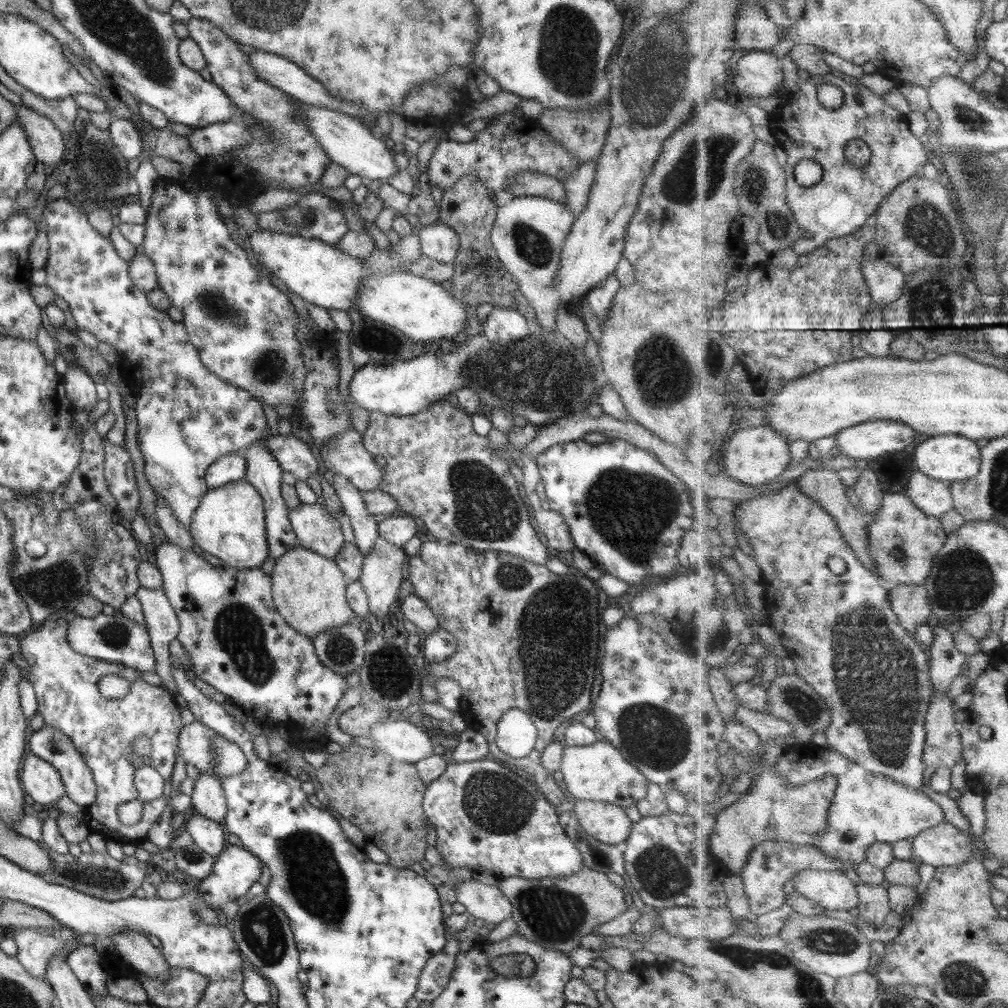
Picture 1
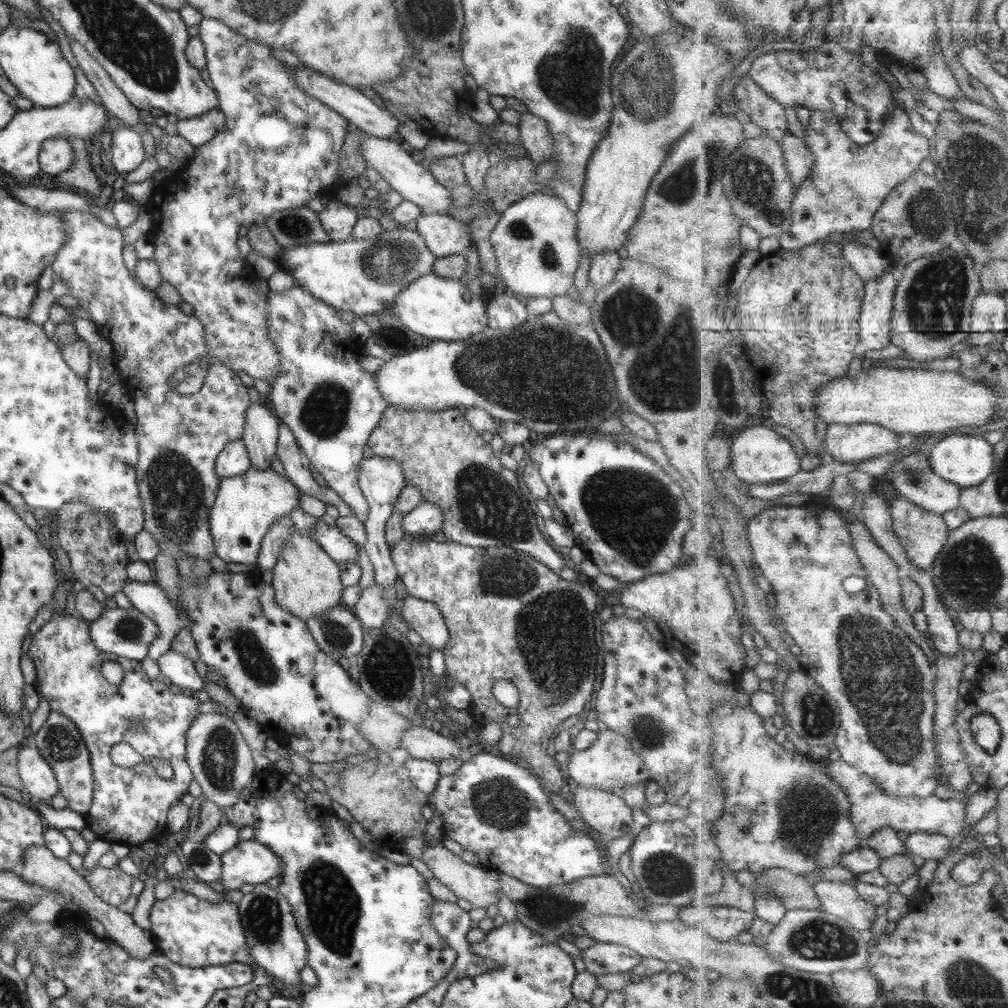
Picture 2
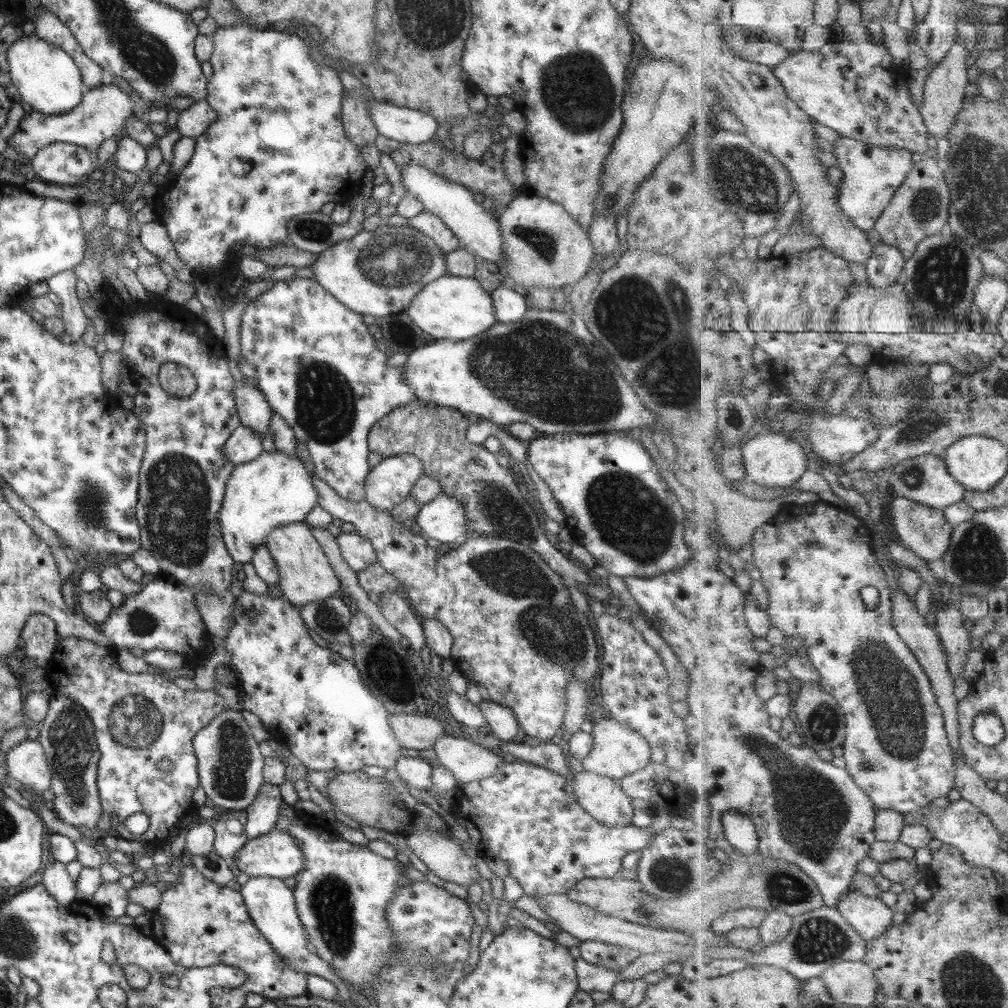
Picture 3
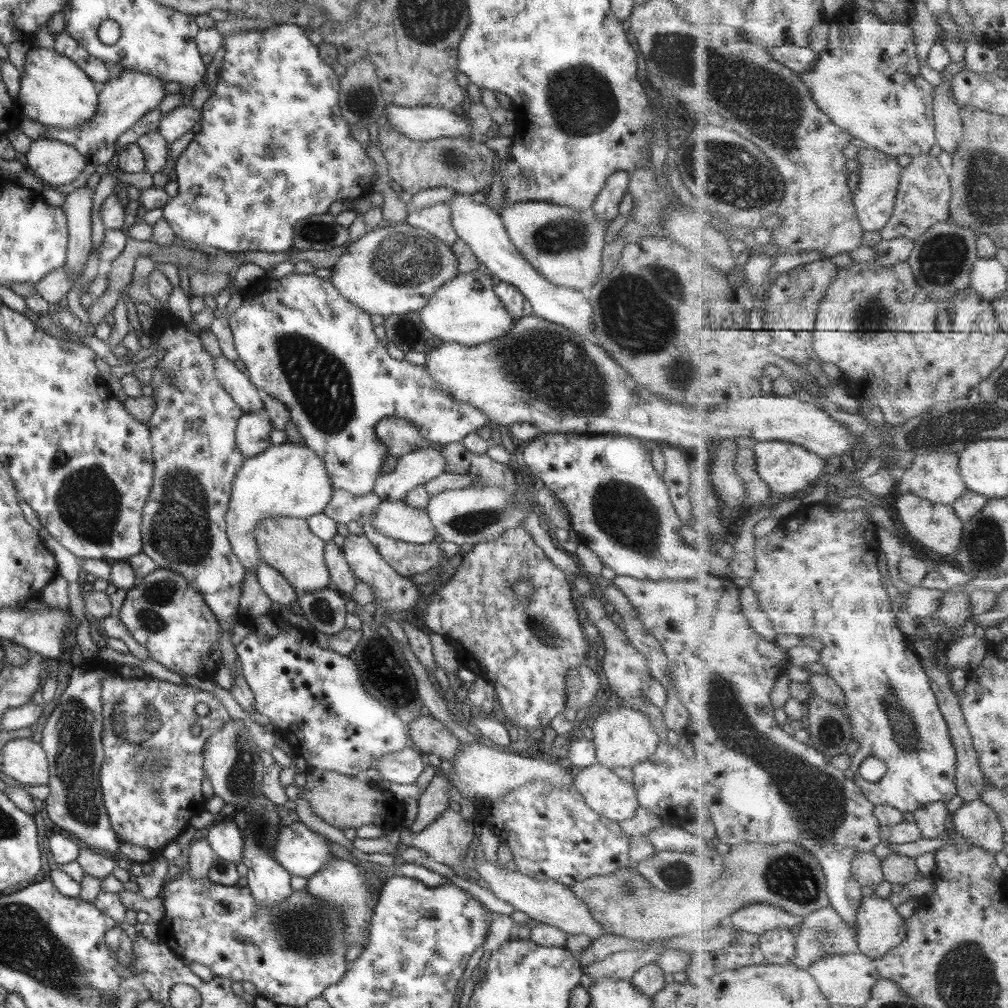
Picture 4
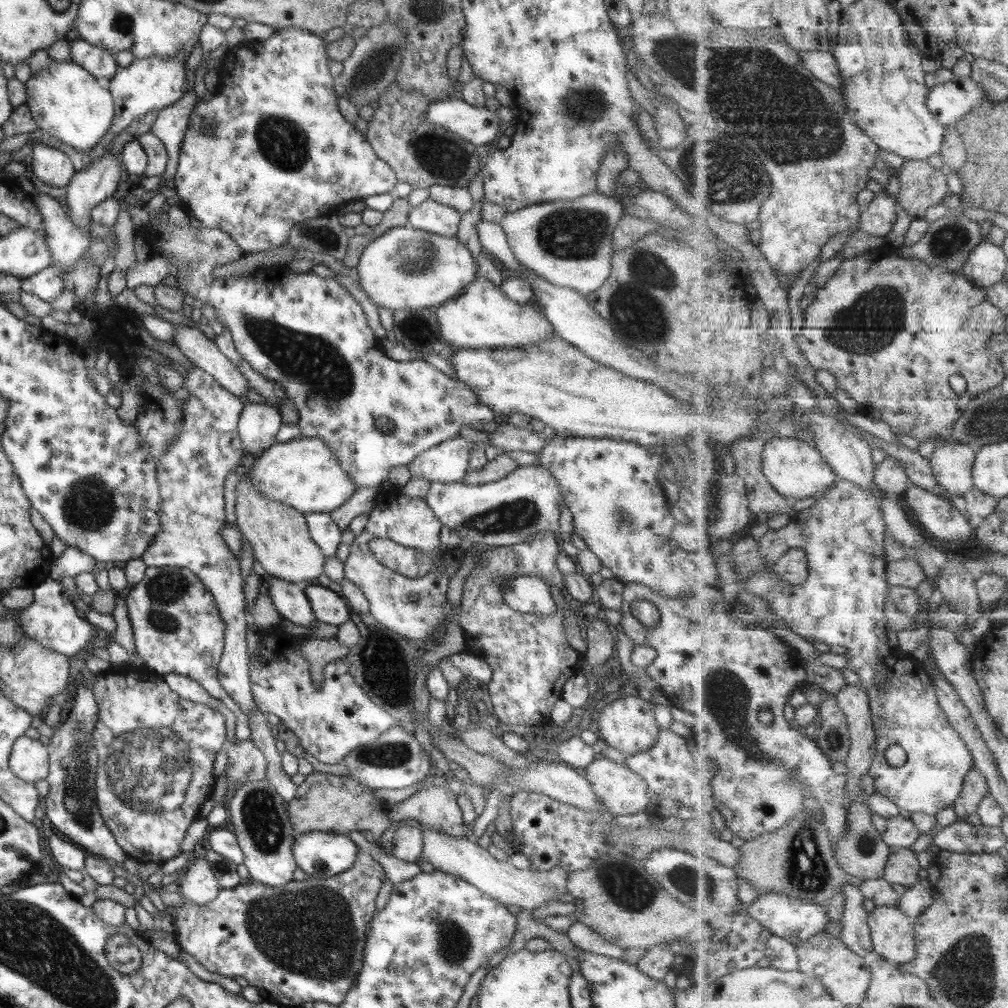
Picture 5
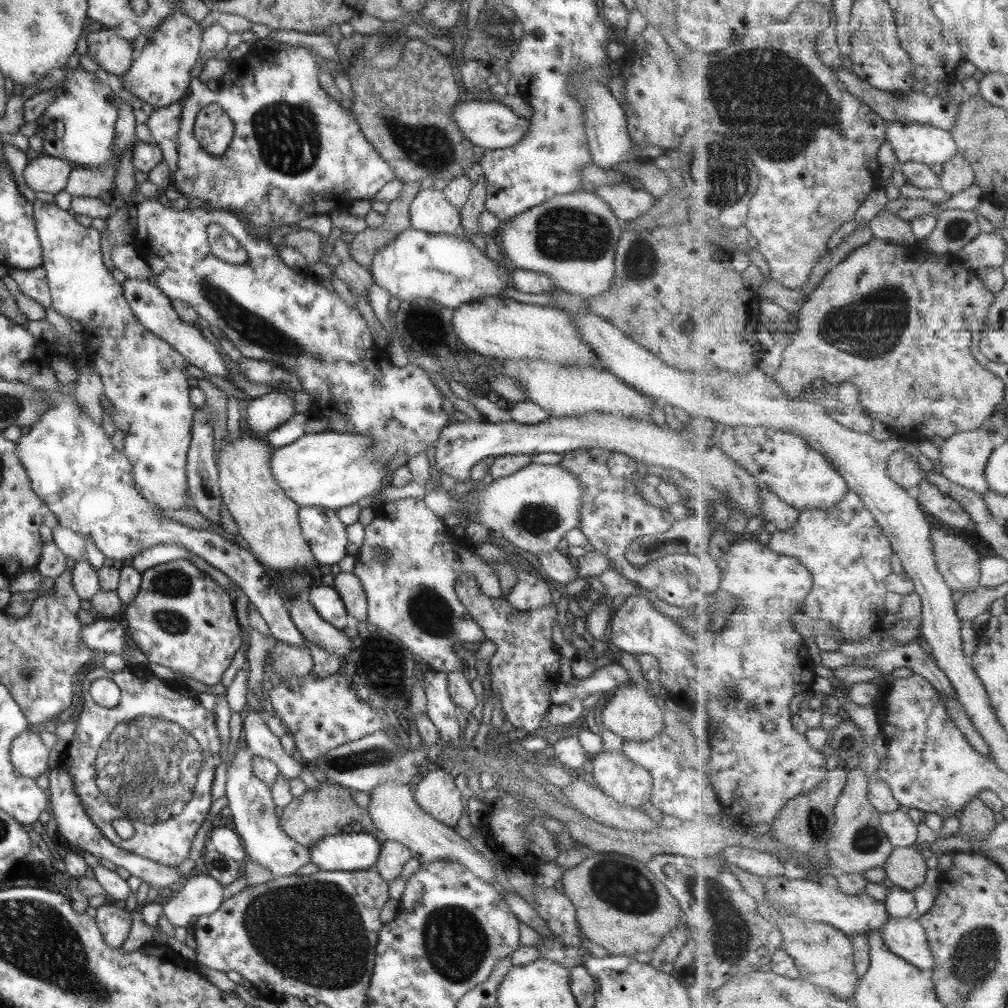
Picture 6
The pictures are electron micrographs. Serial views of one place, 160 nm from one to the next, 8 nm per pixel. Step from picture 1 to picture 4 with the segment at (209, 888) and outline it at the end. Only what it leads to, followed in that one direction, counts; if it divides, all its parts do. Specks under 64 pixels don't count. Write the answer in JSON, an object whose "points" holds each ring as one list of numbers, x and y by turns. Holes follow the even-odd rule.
{"points":[[292,818,278,830,270,855,290,876,307,878,325,866,333,856,325,839]]}

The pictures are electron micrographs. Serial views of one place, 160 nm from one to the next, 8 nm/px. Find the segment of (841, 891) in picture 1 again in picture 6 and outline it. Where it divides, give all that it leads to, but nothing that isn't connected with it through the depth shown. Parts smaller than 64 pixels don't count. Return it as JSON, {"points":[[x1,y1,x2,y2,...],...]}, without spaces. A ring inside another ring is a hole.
{"points":[[913,916,895,918,891,917,889,924,883,926,880,932,883,934,883,939,886,940,887,946,891,951,895,952,900,958,905,959,907,962,914,963,919,969,930,973,935,970,934,952,931,951,931,942,927,937,926,928,922,926,920,920,914,920]]}

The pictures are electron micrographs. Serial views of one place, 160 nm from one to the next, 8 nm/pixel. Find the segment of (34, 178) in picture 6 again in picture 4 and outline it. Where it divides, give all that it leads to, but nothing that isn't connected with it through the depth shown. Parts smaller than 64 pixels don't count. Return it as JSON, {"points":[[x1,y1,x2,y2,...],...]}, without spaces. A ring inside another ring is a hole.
{"points":[[31,140,26,156,26,170,46,186,69,184,89,162,72,146,57,140]]}

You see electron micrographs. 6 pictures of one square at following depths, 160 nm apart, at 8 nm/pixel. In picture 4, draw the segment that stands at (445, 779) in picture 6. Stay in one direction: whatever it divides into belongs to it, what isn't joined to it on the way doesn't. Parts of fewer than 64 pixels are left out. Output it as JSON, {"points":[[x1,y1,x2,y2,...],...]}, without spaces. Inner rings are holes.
{"points":[[446,808,435,822,422,831,410,835,409,832,403,833,400,842,402,846,425,852,433,862,451,867,456,866,466,856,473,835,473,821]]}

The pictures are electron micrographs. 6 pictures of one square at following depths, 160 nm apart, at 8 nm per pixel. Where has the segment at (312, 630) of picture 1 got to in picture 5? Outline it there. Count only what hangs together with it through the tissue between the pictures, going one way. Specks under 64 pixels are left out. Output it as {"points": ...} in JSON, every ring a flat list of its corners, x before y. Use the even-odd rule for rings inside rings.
{"points":[[248,457,239,468,241,478,235,487,235,516,240,533,247,540,252,556,271,577,296,584,303,590,307,584,314,583,323,572,324,554,311,540,303,515,293,508,271,501,255,491,249,477,244,474,248,469]]}

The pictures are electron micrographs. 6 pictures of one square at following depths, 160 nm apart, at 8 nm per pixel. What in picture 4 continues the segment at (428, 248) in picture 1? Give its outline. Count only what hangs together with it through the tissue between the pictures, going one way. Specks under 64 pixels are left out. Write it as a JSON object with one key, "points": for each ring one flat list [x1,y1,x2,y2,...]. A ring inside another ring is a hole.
{"points":[[443,202,422,208,421,210,410,211,405,217,404,223,408,226,425,230,447,246,451,246,458,240,450,223,448,206]]}

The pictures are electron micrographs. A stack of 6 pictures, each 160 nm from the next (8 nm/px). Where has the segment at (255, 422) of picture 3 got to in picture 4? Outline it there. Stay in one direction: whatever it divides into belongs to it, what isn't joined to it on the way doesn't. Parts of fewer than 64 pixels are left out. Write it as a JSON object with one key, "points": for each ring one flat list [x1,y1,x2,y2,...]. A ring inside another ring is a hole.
{"points":[[222,356,214,358,214,373,223,390,241,409,242,414,262,412,263,403,260,399,260,392,243,369,238,369]]}

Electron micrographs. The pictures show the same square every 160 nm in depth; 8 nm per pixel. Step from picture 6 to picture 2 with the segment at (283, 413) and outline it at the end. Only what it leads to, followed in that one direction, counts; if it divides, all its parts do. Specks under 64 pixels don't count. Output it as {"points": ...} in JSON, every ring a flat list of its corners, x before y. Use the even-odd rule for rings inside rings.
{"points":[[241,440,227,443,215,460,215,475,219,479,234,478,251,467,247,448]]}

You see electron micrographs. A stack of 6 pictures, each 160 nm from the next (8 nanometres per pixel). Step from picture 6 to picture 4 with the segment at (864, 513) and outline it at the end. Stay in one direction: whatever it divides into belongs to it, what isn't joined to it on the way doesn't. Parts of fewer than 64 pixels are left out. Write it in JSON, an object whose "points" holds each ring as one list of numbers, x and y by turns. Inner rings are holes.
{"points":[[829,504,805,506,803,518,797,514,782,517,771,534,757,538,757,573,749,586,757,593,762,609,779,634,813,636,824,645,820,663,844,690,852,740,860,742,860,751,851,756,848,774,862,788,862,793,875,805,891,805,901,812,914,813,930,802,951,802,958,794,958,751,930,685,930,675,891,611,875,528,861,528,859,522,853,522,851,530,843,532,839,528,837,532,841,524,837,524,833,510,836,508],[869,756,885,762,887,768,882,778,872,783,859,775,859,764]]}

